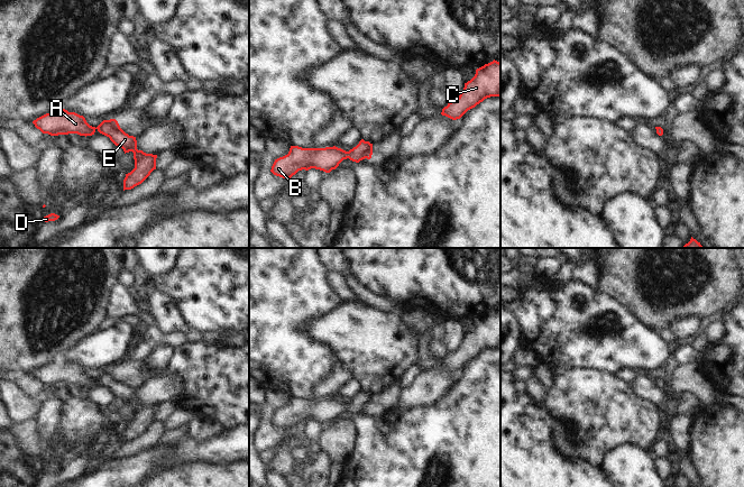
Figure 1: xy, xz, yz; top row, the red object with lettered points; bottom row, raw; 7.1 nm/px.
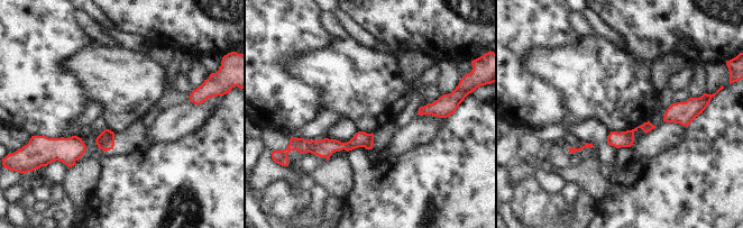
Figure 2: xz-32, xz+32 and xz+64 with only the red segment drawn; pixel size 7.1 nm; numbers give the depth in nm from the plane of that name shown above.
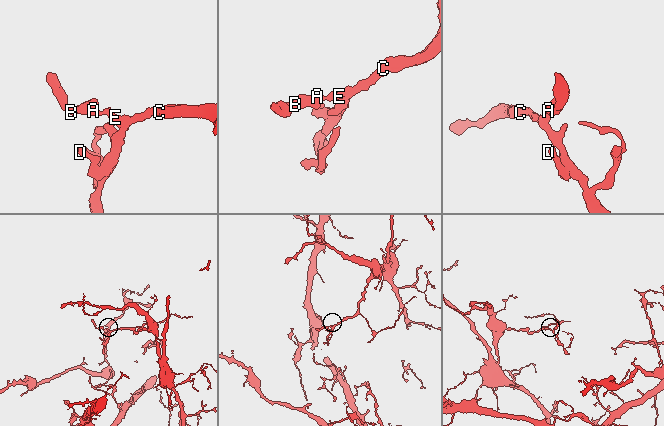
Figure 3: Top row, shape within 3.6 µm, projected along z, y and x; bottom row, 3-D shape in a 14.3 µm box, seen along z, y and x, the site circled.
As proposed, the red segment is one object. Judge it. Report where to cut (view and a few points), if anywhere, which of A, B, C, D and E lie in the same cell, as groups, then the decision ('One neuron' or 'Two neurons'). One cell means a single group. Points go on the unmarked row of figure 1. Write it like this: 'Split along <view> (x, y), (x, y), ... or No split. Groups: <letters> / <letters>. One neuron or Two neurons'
No split. Groups: A B C D E. One neuron.

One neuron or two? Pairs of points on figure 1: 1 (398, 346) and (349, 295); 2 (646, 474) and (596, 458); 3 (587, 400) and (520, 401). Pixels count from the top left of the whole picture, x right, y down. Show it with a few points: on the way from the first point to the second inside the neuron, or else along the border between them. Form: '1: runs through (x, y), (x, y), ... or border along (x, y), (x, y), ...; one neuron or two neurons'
1: border along (359, 301), (347, 302); two neurons
2: border along (627, 446), (612, 449), (606, 455), (600, 468); two neurons
3: border along (543, 407), (549, 417), (550, 433); two neurons

